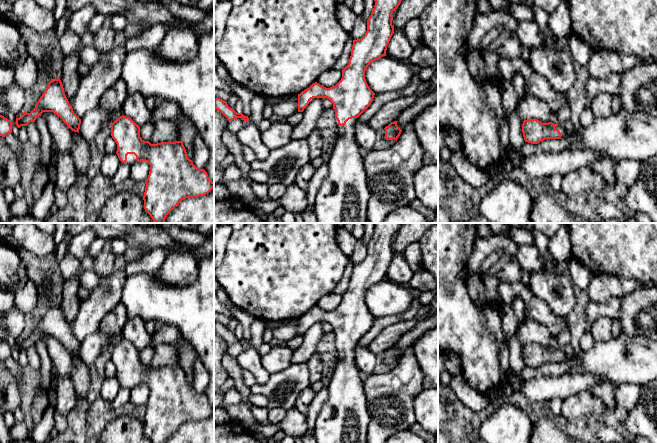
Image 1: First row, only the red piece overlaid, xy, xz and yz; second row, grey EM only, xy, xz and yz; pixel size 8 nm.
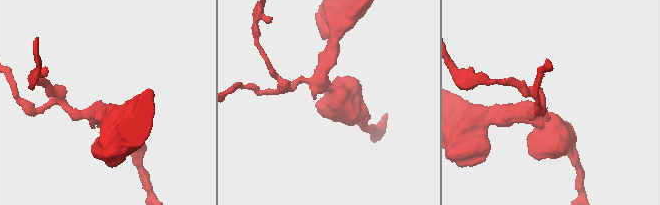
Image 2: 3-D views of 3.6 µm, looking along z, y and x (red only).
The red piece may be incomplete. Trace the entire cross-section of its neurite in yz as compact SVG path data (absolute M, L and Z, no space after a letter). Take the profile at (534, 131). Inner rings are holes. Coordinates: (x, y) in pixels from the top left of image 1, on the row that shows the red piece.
M624 109L618 114L597 117L587 127L580 127L575 132L570 125L561 126L552 122L542 123L537 119L524 120L522 133L525 142L538 144L545 139L564 139L575 135L580 137L566 150L592 150L600 152L605 158L615 162L621 160L644 161L657 155L657 116L643 112L628 113Z

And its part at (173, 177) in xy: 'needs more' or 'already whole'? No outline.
needs more

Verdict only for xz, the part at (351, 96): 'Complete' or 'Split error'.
Split error

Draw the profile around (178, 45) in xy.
M170 28L153 54L167 62L189 62L196 58L198 49L199 37L190 29Z

